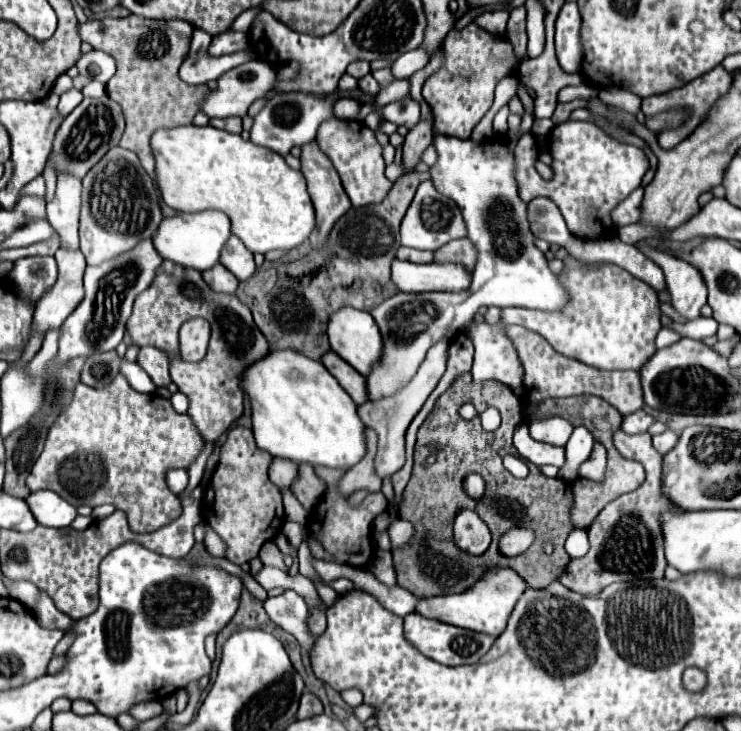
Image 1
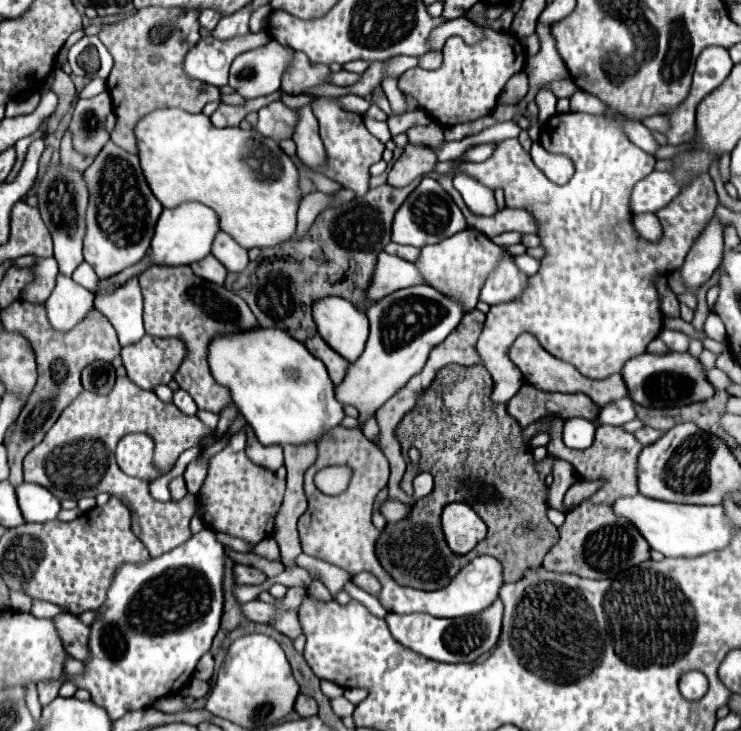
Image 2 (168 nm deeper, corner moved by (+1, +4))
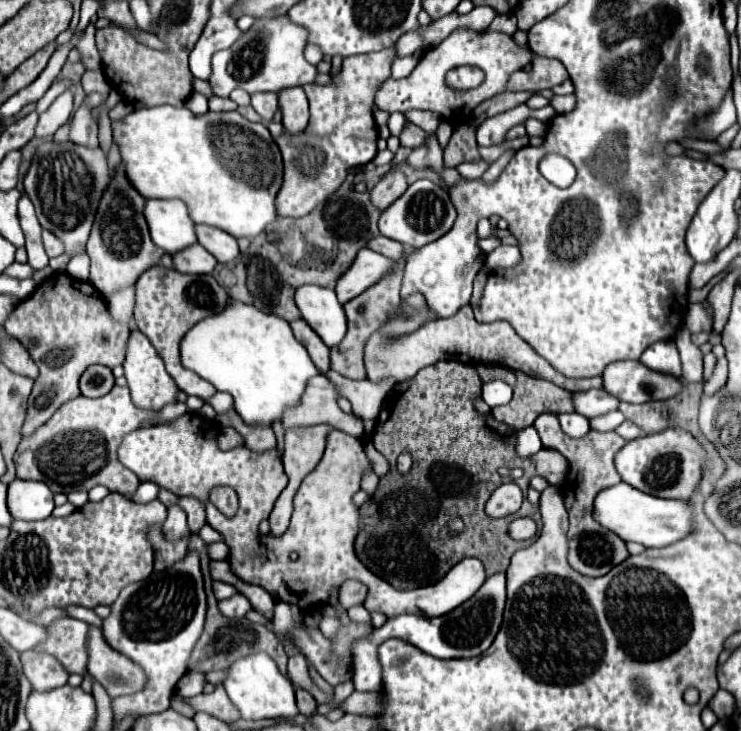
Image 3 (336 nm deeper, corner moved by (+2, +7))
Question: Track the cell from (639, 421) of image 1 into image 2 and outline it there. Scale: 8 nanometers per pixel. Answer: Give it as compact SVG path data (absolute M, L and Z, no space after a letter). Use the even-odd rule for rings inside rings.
M631 399L613 401L599 411L599 423L603 425L625 425L637 417L635 403Z

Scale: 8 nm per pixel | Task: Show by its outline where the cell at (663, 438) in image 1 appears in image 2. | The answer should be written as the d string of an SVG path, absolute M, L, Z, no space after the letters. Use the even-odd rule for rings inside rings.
M643 427L643 429L635 431L635 437L637 437L643 445L651 445L651 443L655 443L661 435L663 435L663 433L657 431L657 429L653 429L653 427Z

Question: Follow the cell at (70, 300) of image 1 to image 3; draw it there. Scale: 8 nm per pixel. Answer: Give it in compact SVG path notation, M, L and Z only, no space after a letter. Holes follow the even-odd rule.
M42 142L24 176L24 192L36 208L40 226L56 234L66 244L66 254L74 256L86 250L86 240L106 182L110 182L110 174L100 148L90 150L74 142Z

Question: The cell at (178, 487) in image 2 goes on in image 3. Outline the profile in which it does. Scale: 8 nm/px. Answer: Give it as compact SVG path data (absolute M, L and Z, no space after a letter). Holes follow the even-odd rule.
M174 504L174 506L168 508L168 518L162 524L162 532L164 532L166 540L186 538L190 534L188 524L186 524L186 514L184 514L184 510L178 504Z

